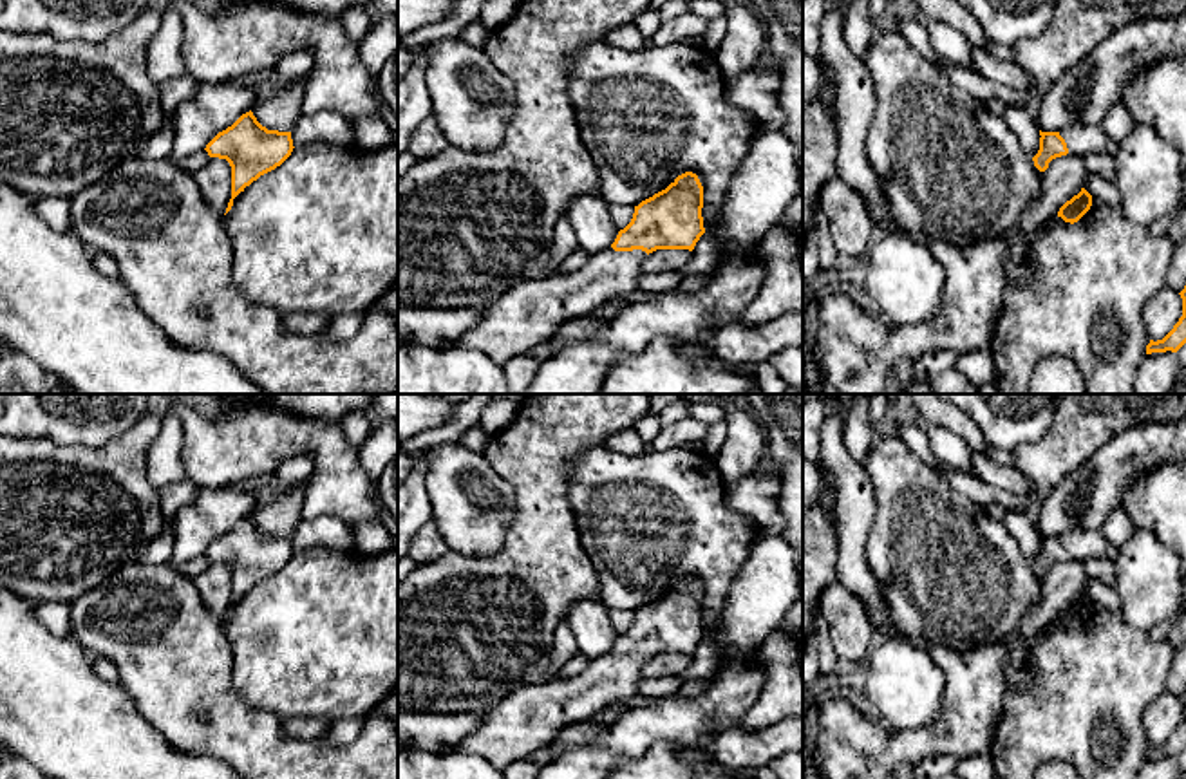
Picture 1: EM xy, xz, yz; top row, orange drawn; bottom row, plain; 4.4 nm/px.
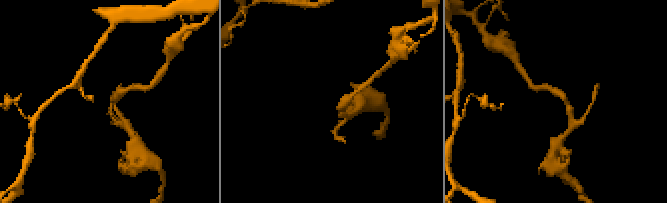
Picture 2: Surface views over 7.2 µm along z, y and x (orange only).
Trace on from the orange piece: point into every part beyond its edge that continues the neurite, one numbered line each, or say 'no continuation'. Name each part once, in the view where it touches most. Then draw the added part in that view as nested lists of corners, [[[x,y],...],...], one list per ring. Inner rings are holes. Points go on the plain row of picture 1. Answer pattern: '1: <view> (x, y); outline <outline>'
1: xz (528, 718); outline [[[602,654],[588,662],[588,667],[568,680],[551,678],[537,685],[519,689],[488,710],[479,727],[454,748],[483,756],[497,770],[504,770],[517,759],[528,757],[548,745],[562,728],[591,719],[609,703],[629,699],[638,692],[642,667],[647,662],[642,654],[615,656]]]

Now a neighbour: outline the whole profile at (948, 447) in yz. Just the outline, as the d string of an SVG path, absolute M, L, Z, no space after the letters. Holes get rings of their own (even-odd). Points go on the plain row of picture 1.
M924 423L924 428L929 439L931 452L937 459L967 474L971 472L974 452L960 436L935 423Z

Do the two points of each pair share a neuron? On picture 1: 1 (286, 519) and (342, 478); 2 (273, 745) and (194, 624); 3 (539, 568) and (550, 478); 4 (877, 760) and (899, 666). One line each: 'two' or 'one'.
1: two
2: one
3: one
4: two

